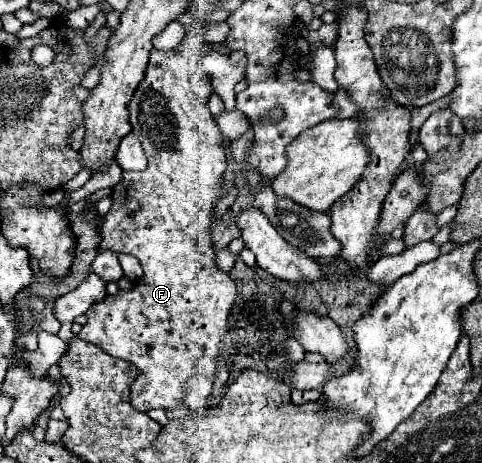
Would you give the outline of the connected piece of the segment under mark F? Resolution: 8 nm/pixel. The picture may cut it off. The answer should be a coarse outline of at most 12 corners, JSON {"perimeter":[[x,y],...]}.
{"perimeter":[[196,22],[126,106],[148,156],[100,226],[140,288],[78,334],[140,412],[216,380],[238,296],[210,230],[228,162]]}

